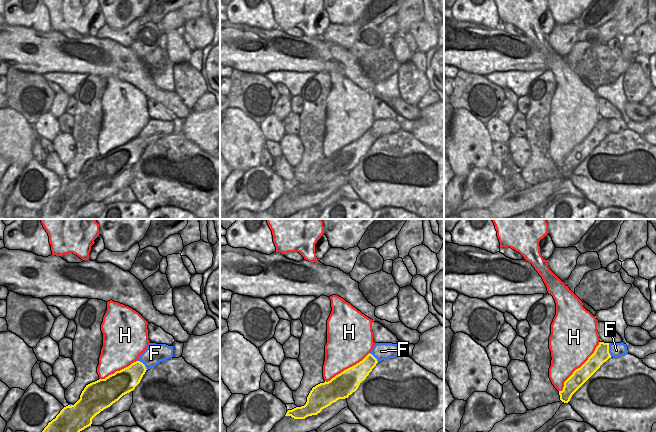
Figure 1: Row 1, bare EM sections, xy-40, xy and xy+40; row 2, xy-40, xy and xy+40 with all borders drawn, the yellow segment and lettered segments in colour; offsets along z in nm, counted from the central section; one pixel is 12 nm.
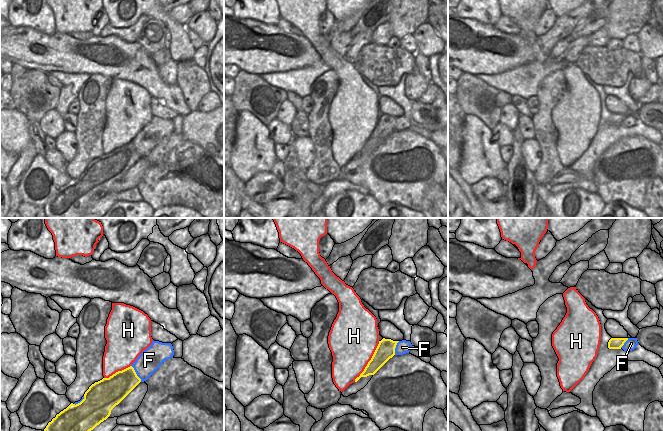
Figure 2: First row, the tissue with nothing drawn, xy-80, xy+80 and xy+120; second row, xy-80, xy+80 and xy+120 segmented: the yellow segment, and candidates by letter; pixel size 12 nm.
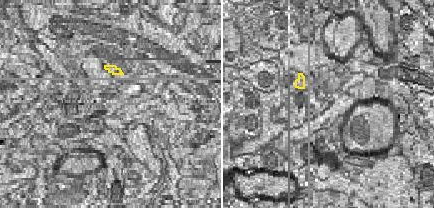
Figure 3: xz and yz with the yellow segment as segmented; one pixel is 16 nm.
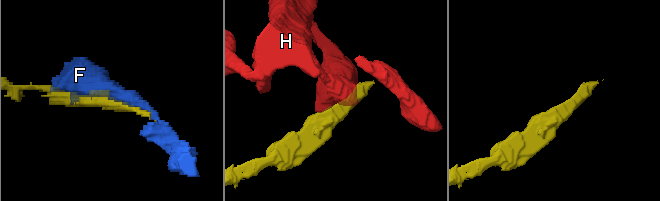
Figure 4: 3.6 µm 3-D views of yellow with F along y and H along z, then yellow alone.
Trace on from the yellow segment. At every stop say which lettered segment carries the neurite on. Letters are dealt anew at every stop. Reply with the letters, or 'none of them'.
none of them

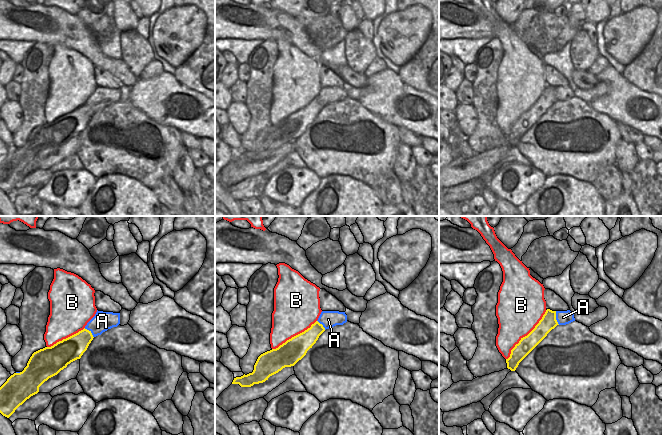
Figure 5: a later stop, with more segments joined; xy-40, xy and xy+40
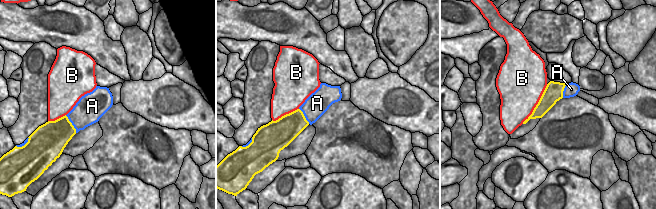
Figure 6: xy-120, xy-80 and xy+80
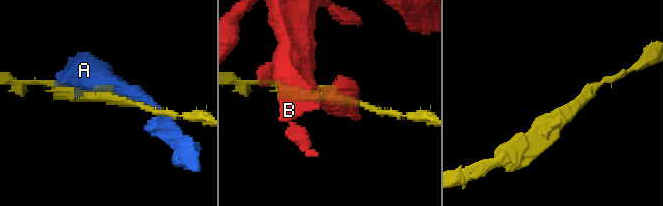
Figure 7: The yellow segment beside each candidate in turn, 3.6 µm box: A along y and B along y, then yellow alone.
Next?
none of them

